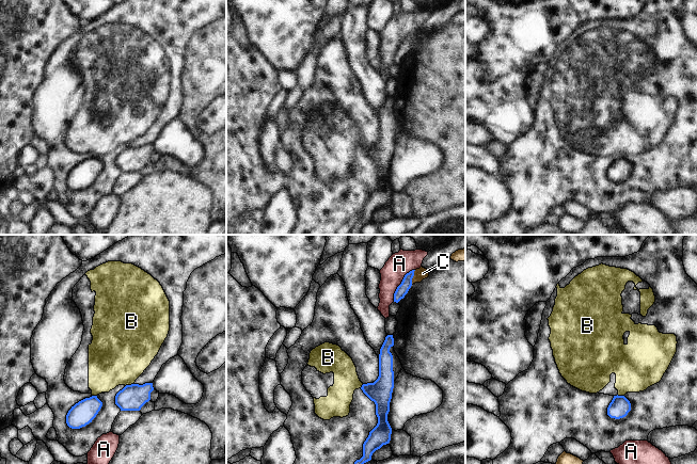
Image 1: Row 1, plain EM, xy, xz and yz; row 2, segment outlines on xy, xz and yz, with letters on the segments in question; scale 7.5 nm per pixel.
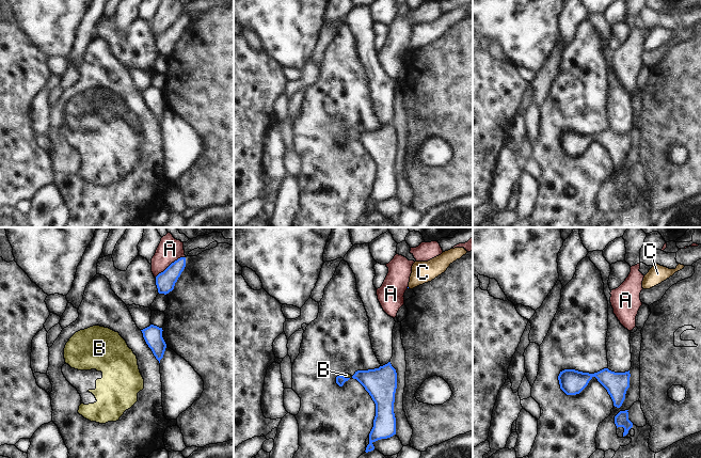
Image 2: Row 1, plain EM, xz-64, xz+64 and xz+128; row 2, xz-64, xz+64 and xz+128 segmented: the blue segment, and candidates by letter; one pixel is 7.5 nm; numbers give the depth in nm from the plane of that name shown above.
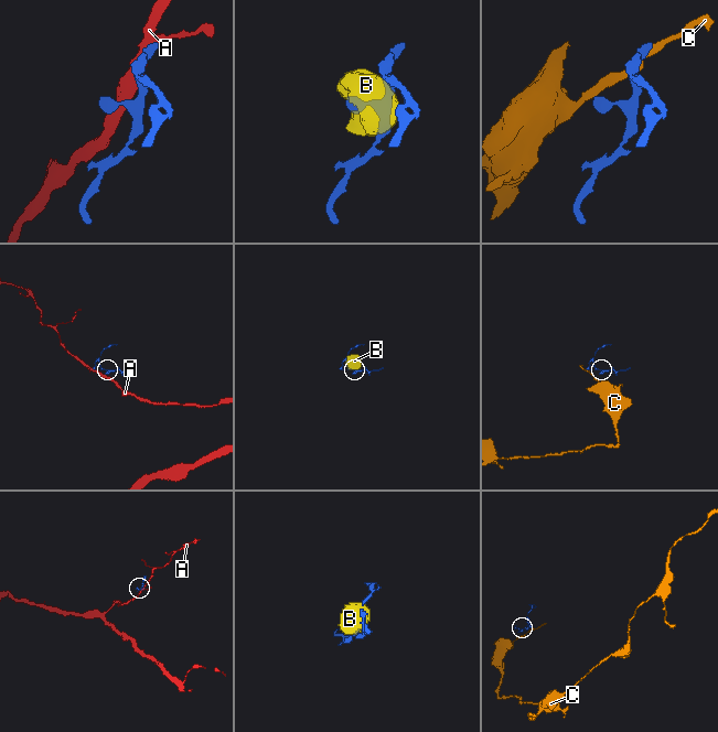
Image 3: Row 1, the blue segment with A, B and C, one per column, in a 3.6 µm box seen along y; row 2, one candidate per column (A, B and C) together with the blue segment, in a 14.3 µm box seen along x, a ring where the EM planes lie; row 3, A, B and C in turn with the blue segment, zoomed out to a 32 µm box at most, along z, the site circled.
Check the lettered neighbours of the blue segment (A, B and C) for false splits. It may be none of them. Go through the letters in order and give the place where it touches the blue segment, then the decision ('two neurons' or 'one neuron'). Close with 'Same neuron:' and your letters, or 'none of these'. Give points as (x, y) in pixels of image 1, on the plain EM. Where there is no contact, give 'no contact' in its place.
A: meets blue in xz at (400, 45); two neurons
B: meets blue in xy at (128, 146); two neurons
C: meets blue in xz at (412, 38); two neurons
Same neuron: none of these

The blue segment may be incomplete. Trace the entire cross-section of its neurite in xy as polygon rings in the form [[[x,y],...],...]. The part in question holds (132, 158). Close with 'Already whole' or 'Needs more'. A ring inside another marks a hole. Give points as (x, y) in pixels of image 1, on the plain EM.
[[[153,144],[126,146],[115,157],[115,165],[121,172],[140,172],[151,161]]]. Already whole.

